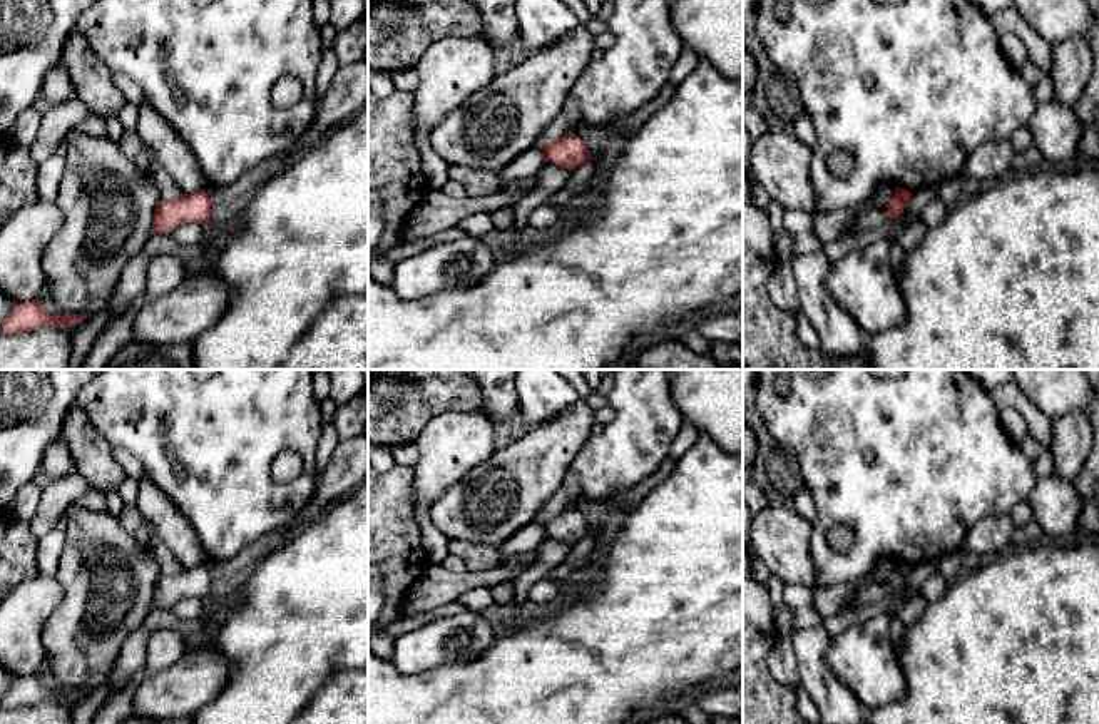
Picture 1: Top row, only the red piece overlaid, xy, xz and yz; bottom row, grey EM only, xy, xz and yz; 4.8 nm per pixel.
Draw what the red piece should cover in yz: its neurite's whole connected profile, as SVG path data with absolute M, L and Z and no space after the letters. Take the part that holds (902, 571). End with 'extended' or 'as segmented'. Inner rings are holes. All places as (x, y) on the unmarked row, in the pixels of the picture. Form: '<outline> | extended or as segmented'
M895 562L895 568L887 579L887 585L890 589L890 595L895 594L903 584L907 582L908 575L912 572L912 567L907 563Z | as segmented

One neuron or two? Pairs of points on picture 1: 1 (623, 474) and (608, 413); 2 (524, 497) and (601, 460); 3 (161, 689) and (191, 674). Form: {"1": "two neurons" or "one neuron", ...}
{"1": "two neurons", "2": "two neurons", "3": "one neuron"}

